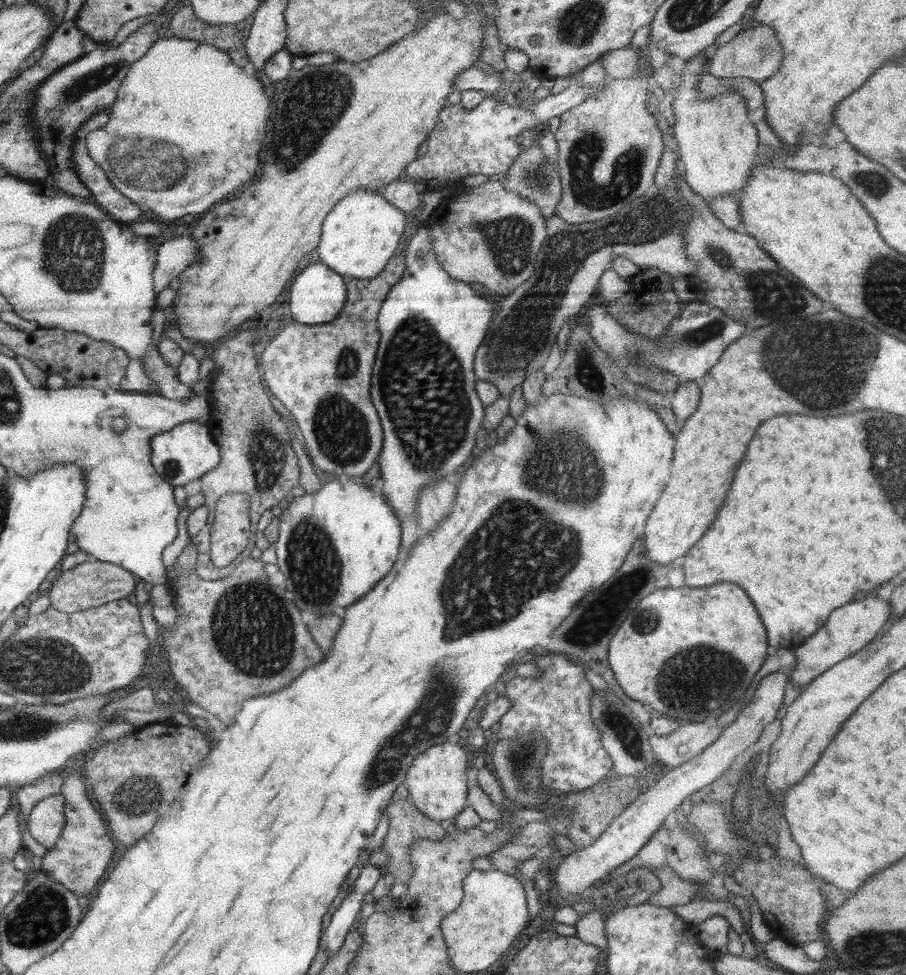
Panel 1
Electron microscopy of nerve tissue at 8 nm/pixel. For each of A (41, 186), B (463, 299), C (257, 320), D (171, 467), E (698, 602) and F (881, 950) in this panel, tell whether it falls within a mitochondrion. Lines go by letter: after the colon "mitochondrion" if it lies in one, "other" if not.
A: other
B: other
C: other
D: mitochondrion
E: other
F: mitochondrion

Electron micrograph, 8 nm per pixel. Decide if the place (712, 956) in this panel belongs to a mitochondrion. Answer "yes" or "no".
no

